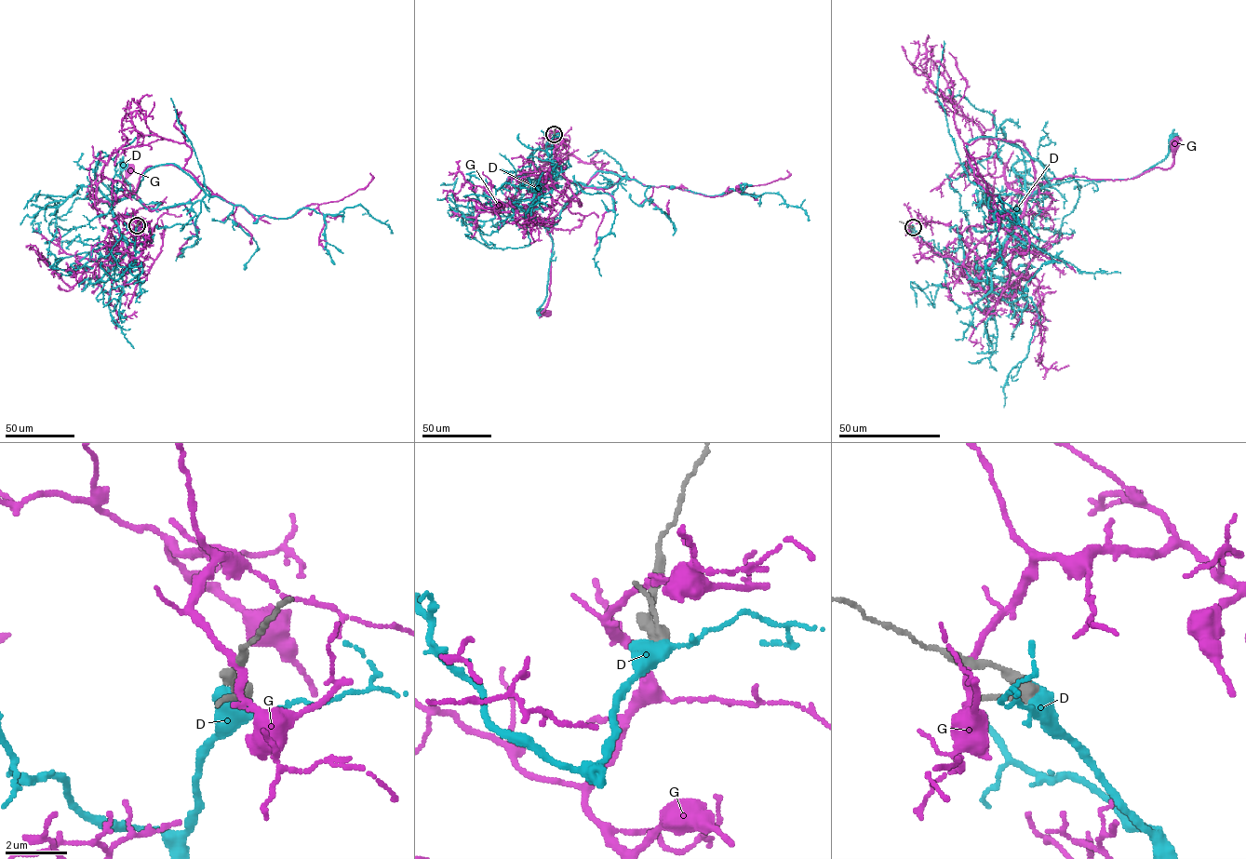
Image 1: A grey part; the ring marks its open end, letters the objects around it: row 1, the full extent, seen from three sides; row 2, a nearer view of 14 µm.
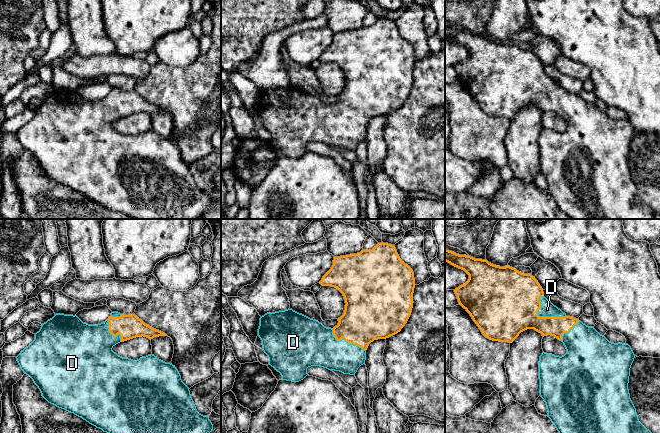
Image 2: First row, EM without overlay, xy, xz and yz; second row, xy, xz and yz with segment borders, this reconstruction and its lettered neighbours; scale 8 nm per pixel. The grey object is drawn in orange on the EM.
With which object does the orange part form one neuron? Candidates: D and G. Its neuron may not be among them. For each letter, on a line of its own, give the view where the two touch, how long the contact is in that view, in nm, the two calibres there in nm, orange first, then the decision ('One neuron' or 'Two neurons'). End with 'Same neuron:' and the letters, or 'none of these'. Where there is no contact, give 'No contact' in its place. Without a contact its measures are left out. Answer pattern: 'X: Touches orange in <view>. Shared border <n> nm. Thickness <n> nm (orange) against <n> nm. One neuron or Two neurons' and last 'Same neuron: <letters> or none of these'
D: Touches orange in yz. Shared border 260 nm. Thickness 380 nm (orange) against 120 nm. One neuron
G: No contact. Two neurons
Same neuron: D

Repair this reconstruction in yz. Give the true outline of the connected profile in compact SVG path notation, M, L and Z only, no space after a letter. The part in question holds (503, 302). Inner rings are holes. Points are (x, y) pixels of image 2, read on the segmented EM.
M445 250L445 261L451 265L464 270L468 275L468 281L454 290L459 305L461 305L472 317L482 334L493 341L512 343L521 332L527 329L534 329L542 334L542 336L551 335L562 341L567 349L567 353L562 356L554 356L552 354L542 353L539 361L539 379L540 379L540 395L544 399L548 409L548 417L554 423L559 433L651 433L638 420L636 409L630 399L628 390L630 368L634 361L635 355L628 344L614 344L609 342L604 336L600 335L594 327L588 327L579 319L567 316L560 309L554 306L544 297L544 292L538 281L531 274L524 274L510 266L500 267L489 263L487 260L475 259L471 256L459 255L452 251Z

